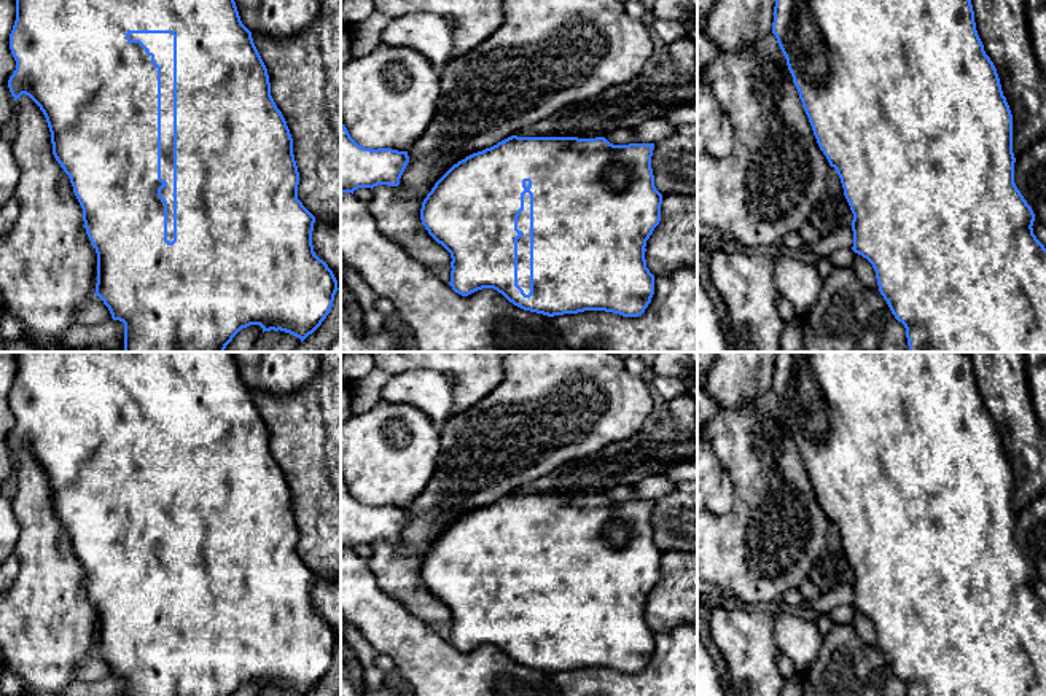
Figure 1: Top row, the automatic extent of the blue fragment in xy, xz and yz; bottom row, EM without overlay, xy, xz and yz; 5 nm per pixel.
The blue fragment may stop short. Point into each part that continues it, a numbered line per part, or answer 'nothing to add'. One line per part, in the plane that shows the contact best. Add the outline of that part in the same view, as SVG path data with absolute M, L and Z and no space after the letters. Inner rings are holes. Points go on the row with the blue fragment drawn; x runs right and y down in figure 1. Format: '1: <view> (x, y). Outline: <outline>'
1: xy (161, 45). Outline: M131 33L140 40L154 62L161 67L161 178L167 185L161 190L167 201L167 240L174 240L174 35L172 33Z

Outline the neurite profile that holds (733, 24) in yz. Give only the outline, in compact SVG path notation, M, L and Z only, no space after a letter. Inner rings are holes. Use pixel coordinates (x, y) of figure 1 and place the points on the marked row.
M716 0L705 32L718 49L732 53L772 32L775 0Z

